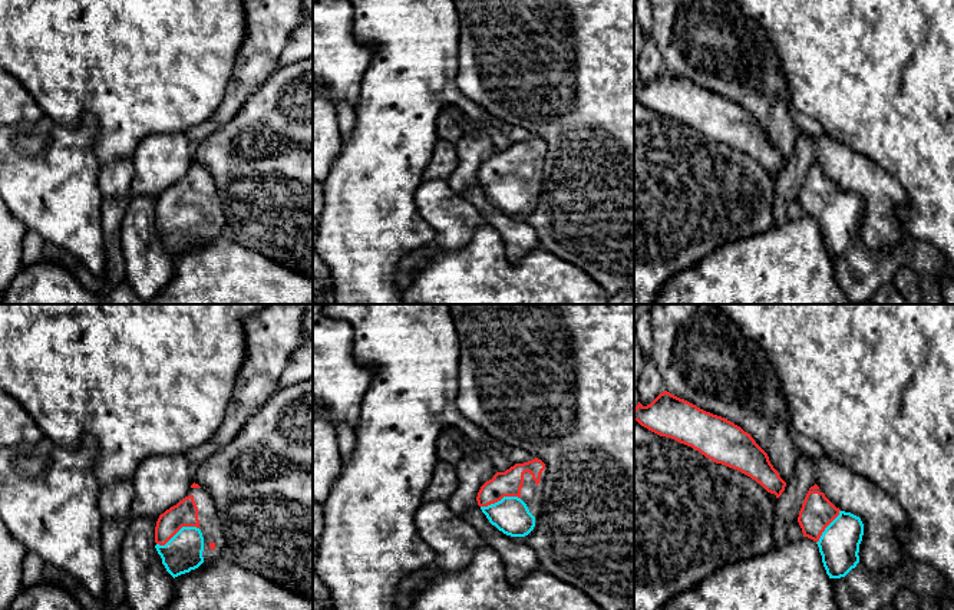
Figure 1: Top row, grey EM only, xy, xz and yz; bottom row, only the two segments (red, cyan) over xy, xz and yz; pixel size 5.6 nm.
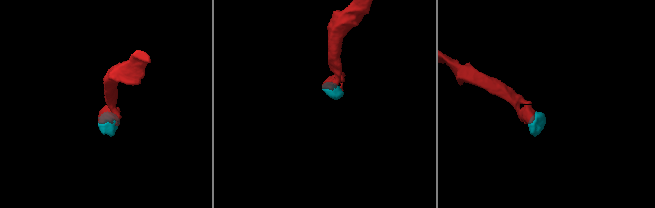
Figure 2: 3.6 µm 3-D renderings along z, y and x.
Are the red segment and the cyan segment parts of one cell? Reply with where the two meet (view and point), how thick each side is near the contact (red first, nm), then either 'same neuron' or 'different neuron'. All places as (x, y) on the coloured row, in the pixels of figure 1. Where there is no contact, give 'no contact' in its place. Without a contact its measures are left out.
contact xy (177, 531); calibres 140 and 220 nm; same neuron

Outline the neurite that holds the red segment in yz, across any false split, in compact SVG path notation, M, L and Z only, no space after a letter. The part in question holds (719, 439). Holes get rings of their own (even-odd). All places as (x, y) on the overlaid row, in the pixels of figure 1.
M664 390L650 405L634 408L634 421L648 431L691 446L716 464L737 469L776 498L786 482L750 433Z

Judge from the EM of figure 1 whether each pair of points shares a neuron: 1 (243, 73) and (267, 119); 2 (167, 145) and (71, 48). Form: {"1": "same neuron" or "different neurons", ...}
{"1": "different neurons", "2": "different neurons"}

